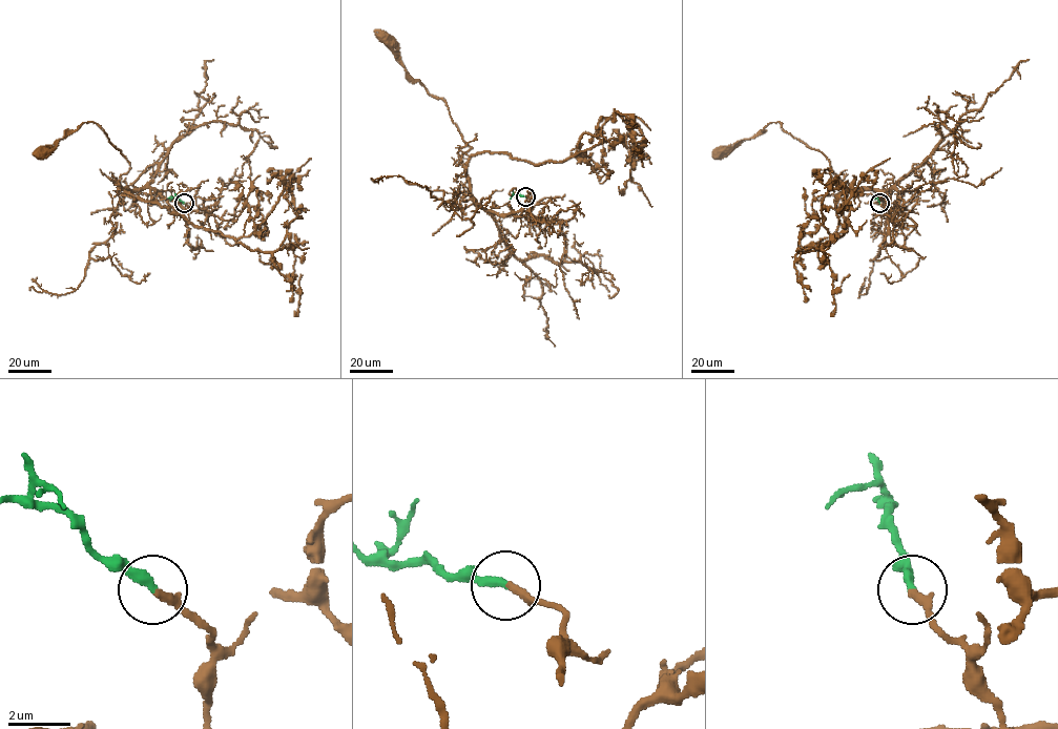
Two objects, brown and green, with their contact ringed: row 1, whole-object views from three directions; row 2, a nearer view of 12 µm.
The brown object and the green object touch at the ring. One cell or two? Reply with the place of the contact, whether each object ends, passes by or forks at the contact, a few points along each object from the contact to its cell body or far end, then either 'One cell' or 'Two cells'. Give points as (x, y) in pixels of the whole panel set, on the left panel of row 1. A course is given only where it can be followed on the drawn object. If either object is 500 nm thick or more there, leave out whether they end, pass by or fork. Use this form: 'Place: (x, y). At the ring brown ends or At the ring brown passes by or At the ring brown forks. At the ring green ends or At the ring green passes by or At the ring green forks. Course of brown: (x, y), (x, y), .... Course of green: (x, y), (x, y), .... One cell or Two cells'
Place: (184, 203). At the ring brown ends. At the ring green ends. Course of brown: (184, 203), (188, 222), (154, 190), (122, 188), (120, 176), (129, 162), (94, 122), (84, 122), (42, 151). Course of green: (184, 203), (177, 198), (168, 199). One cell

